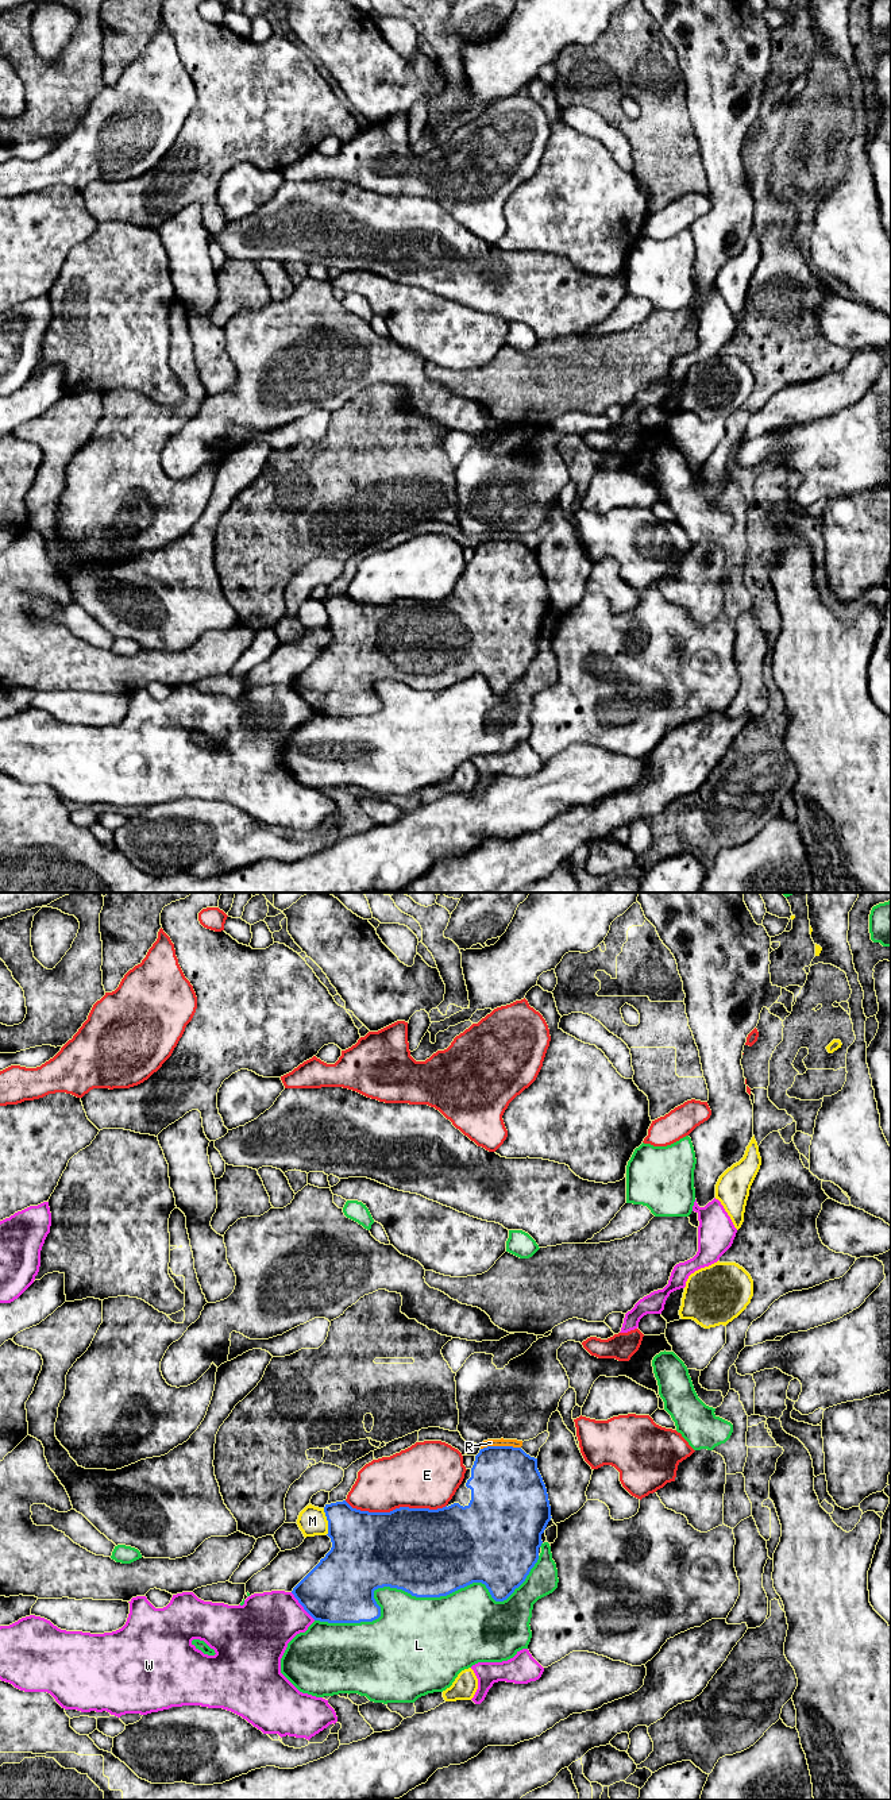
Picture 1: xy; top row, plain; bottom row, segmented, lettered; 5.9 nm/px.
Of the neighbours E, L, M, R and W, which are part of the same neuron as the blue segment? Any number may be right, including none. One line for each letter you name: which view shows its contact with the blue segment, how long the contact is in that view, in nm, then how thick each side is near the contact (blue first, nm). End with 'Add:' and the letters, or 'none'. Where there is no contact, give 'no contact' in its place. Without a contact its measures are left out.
R: meets blue in xy; contact 240 nm long; 420 nm thick on the blue side, 50 nm on the other
Add: R

